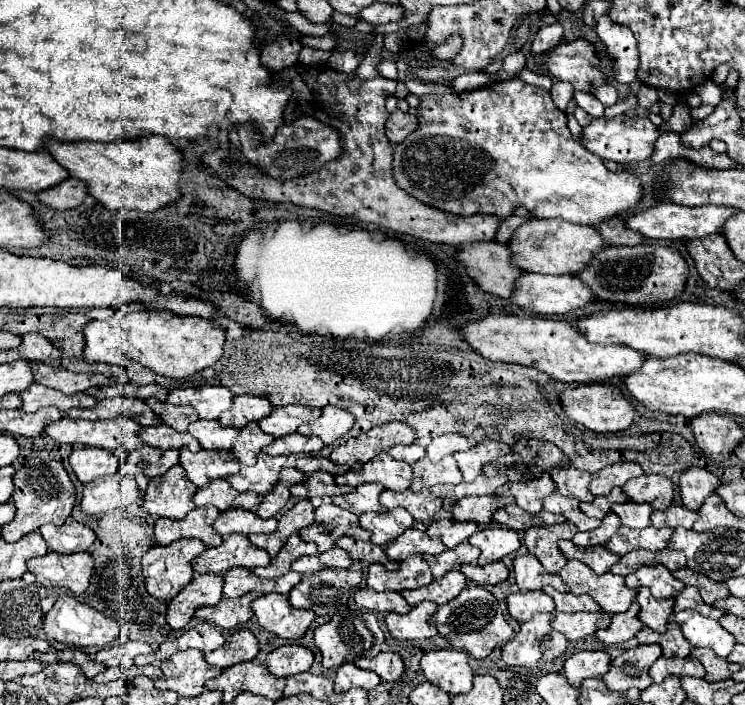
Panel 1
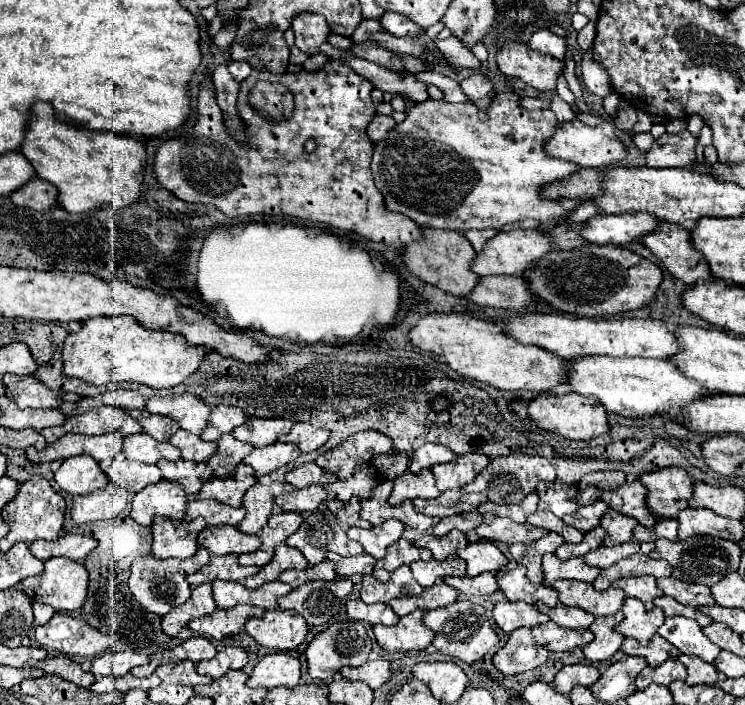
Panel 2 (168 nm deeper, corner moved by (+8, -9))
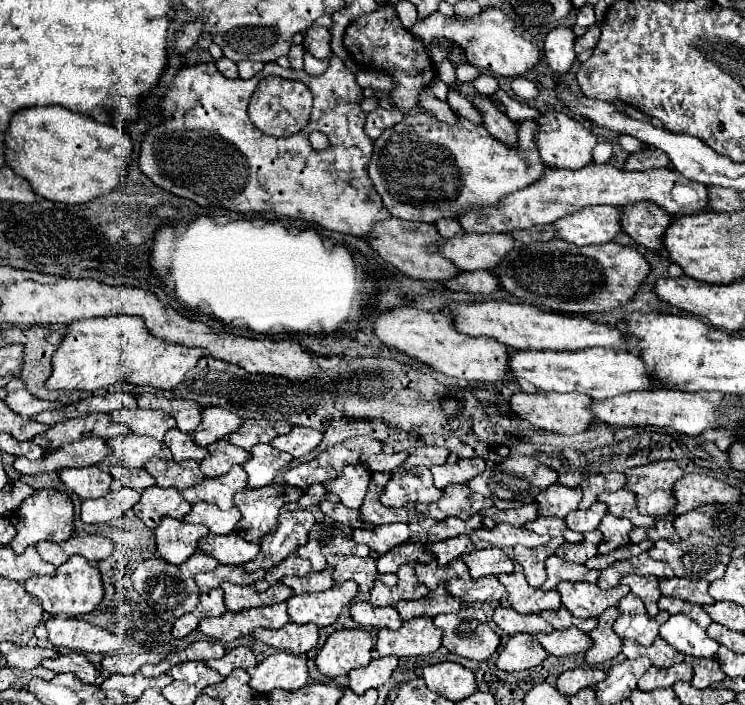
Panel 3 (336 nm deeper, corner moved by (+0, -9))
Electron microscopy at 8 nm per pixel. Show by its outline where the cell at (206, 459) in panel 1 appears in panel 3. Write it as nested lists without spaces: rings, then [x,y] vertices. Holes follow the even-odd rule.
[[[152,458],[152,462],[146,462],[144,468],[154,476],[156,486],[174,486],[178,492],[202,482],[204,474],[198,468],[198,462],[184,460],[184,462],[168,462]]]

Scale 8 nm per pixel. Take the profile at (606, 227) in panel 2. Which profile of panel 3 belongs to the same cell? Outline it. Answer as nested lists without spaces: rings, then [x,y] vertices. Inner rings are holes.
[[[586,206],[576,214],[556,220],[552,226],[556,238],[576,246],[606,244],[622,230],[620,210],[614,206]]]

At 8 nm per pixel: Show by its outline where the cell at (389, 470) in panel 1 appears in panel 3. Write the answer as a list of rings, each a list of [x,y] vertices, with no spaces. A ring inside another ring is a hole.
[[[356,464],[356,466],[344,466],[342,474],[338,478],[334,478],[332,482],[326,482],[324,486],[338,494],[340,502],[348,508],[360,508],[364,496],[366,496],[366,490],[368,490],[368,484],[370,484],[370,470],[364,468],[362,464]]]

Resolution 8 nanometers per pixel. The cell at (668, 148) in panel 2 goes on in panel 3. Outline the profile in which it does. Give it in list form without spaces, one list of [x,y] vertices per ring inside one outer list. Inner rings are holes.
[[[648,148],[648,150],[638,150],[630,154],[622,168],[624,170],[652,170],[652,168],[666,168],[666,166],[668,166],[668,156],[662,150]]]

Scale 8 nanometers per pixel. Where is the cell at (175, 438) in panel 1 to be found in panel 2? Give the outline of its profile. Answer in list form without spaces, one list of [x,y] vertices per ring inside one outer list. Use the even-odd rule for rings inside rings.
[[[132,434],[124,438],[124,456],[128,460],[138,460],[138,462],[158,462],[162,458],[158,450],[158,442],[154,438],[148,438],[148,434]]]

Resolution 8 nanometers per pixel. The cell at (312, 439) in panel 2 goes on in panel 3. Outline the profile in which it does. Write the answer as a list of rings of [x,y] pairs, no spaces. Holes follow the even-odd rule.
[[[294,426],[290,430],[290,434],[284,436],[276,436],[270,446],[282,452],[292,454],[292,458],[300,458],[308,452],[312,452],[322,440],[322,434],[314,428],[304,428],[304,426]]]

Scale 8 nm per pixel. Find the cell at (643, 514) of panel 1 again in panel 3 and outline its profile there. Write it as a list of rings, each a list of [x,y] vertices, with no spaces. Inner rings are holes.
[[[606,514],[600,522],[600,532],[602,532],[602,542],[598,546],[598,554],[606,554],[606,552],[612,552],[620,546],[626,546],[630,540],[628,540],[628,532],[634,528],[632,522],[628,520],[622,520],[622,518],[614,518],[610,514]]]

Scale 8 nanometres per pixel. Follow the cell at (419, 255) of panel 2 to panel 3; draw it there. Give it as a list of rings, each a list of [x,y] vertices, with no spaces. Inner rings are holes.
[[[386,218],[384,222],[376,222],[376,226],[372,226],[370,238],[366,238],[366,242],[372,246],[372,250],[384,262],[396,266],[400,272],[404,272],[410,278],[420,278],[420,280],[446,280],[446,278],[454,278],[458,274],[454,264],[450,260],[442,258],[440,254],[430,254],[426,250],[434,240],[442,240],[440,234],[436,232],[434,224],[404,222],[404,220],[398,220],[398,218]]]

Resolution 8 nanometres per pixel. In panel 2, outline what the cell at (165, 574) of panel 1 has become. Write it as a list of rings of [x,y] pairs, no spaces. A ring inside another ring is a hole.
[[[200,548],[192,558],[186,558],[186,560],[178,560],[178,558],[158,560],[152,554],[144,556],[144,558],[136,558],[130,566],[130,580],[128,580],[130,592],[146,610],[150,610],[158,616],[164,616],[174,606],[180,606],[190,598],[190,584],[186,582],[186,576],[192,574],[194,570],[200,570],[208,560],[210,560],[210,556],[208,556],[208,550],[204,550],[204,548]]]

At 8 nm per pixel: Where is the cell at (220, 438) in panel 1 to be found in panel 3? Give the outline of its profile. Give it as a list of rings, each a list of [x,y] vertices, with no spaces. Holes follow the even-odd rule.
[[[178,428],[168,430],[168,434],[164,436],[164,444],[170,448],[170,452],[172,452],[176,462],[182,462],[182,460],[200,462],[200,460],[208,458],[208,450],[202,448],[202,446],[196,446],[192,436],[180,432]]]

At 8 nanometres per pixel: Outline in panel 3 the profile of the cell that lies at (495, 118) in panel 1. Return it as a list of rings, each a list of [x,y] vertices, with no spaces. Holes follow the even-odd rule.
[[[428,112],[406,114],[400,124],[374,140],[368,176],[394,218],[414,222],[458,218],[464,206],[496,204],[542,176],[546,166],[536,152],[534,130],[534,120],[520,122],[518,148],[508,148],[494,140],[482,124],[458,118],[456,126],[448,126]]]

